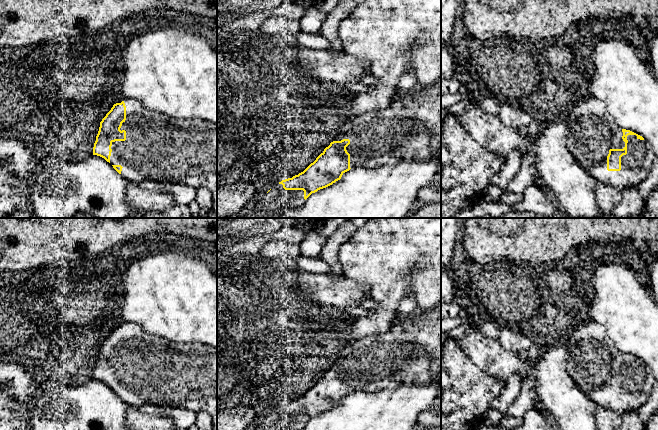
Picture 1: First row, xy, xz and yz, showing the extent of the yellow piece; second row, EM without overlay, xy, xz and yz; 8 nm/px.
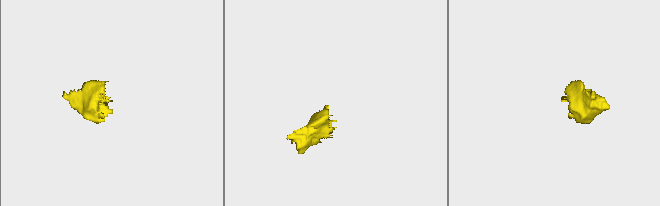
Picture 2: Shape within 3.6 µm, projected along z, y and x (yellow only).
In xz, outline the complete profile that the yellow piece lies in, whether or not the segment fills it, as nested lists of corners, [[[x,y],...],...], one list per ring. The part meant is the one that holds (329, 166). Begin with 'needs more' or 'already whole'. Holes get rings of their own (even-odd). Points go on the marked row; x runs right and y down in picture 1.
needs more | [[[441,79],[435,83],[418,87],[393,100],[389,107],[367,112],[349,119],[339,129],[334,140],[303,172],[279,182],[285,190],[303,190],[306,200],[312,193],[326,188],[340,180],[342,175],[356,167],[377,168],[381,165],[394,165],[400,160],[419,162],[434,158],[441,148]]]

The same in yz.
needs more | [[[595,97],[578,102],[567,121],[567,147],[598,182],[615,188],[638,186],[656,155],[640,135],[621,129]]]

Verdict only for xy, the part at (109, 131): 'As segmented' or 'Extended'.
Extended

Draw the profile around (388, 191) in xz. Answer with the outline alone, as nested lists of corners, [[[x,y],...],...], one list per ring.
[[[439,148],[438,154],[434,158],[423,162],[416,160],[400,160],[397,164],[381,165],[377,168],[356,167],[343,173],[341,179],[332,185],[312,193],[306,200],[304,199],[303,190],[285,190],[282,184],[277,184],[268,193],[266,193],[264,197],[264,208],[272,214],[272,218],[406,218],[409,215],[412,204],[417,200],[418,192],[429,184],[436,174],[439,160],[441,160],[441,148]]]

